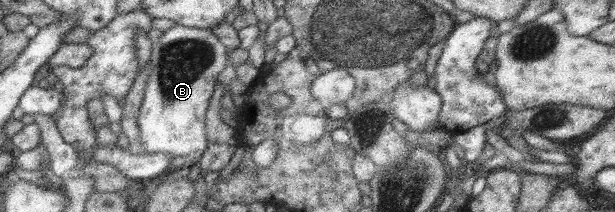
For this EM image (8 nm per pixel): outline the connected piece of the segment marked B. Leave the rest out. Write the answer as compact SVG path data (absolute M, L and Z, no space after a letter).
M174 24L152 44L151 69L136 117L142 153L170 155L166 172L197 164L207 147L205 116L217 75L223 71L226 47L209 28Z

